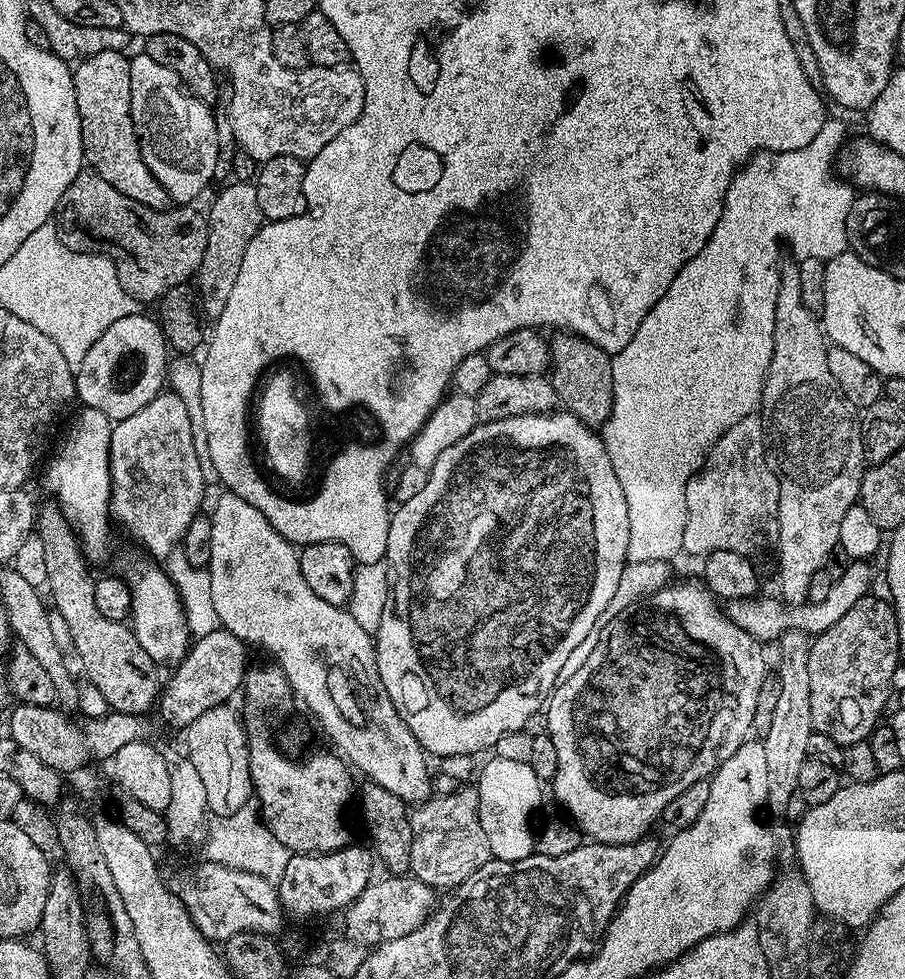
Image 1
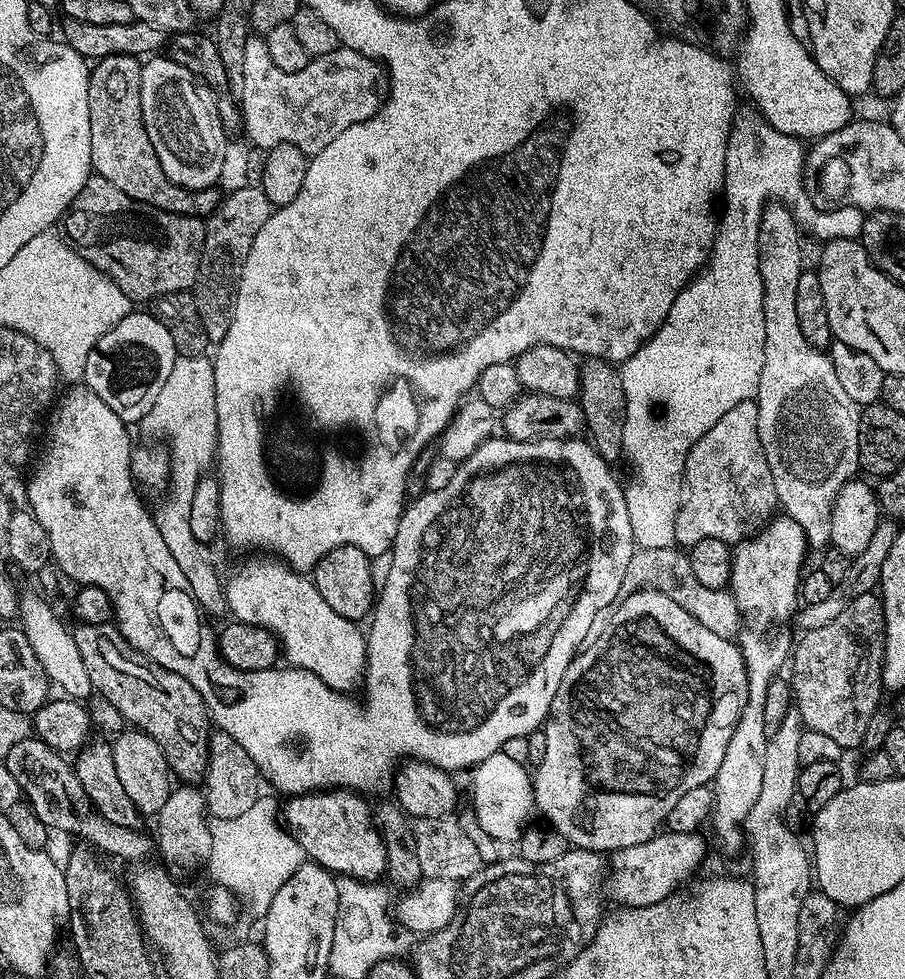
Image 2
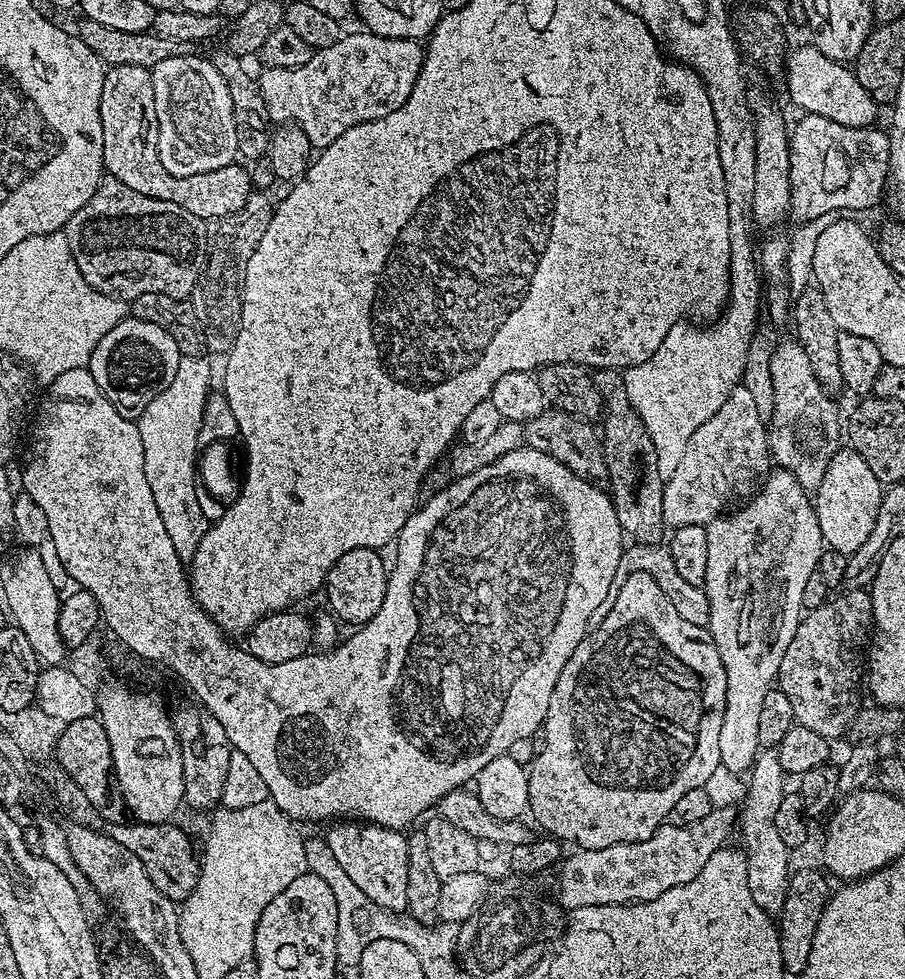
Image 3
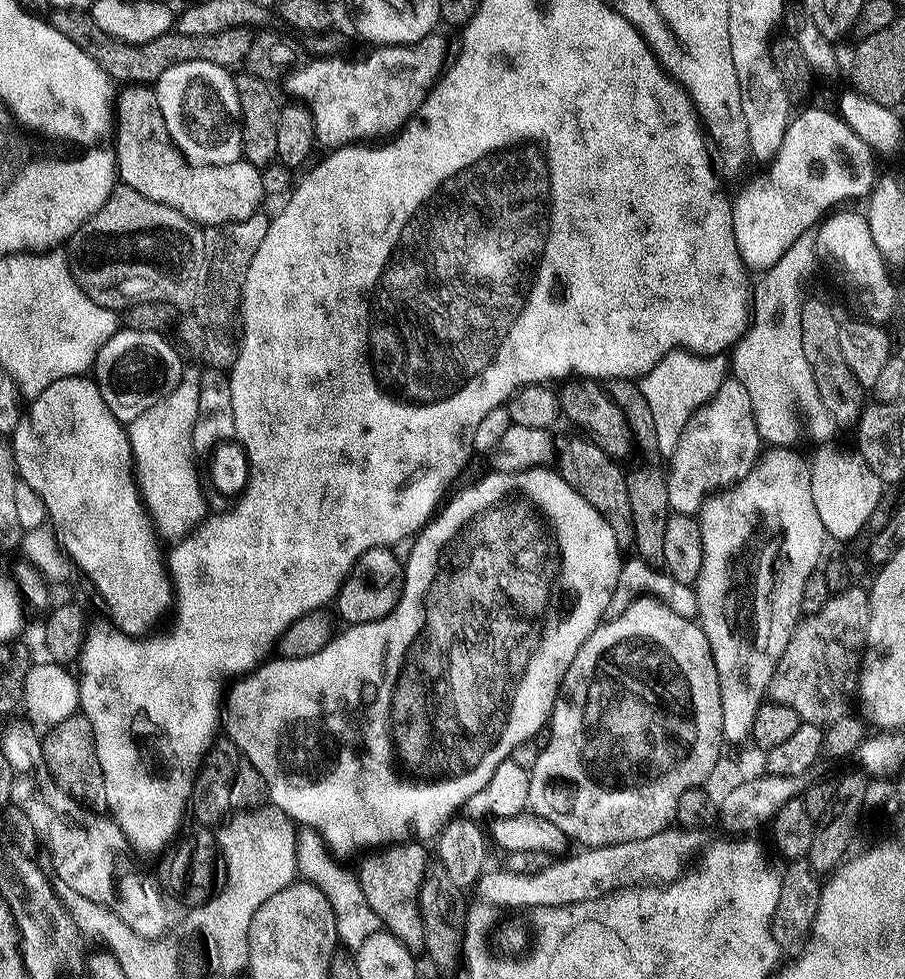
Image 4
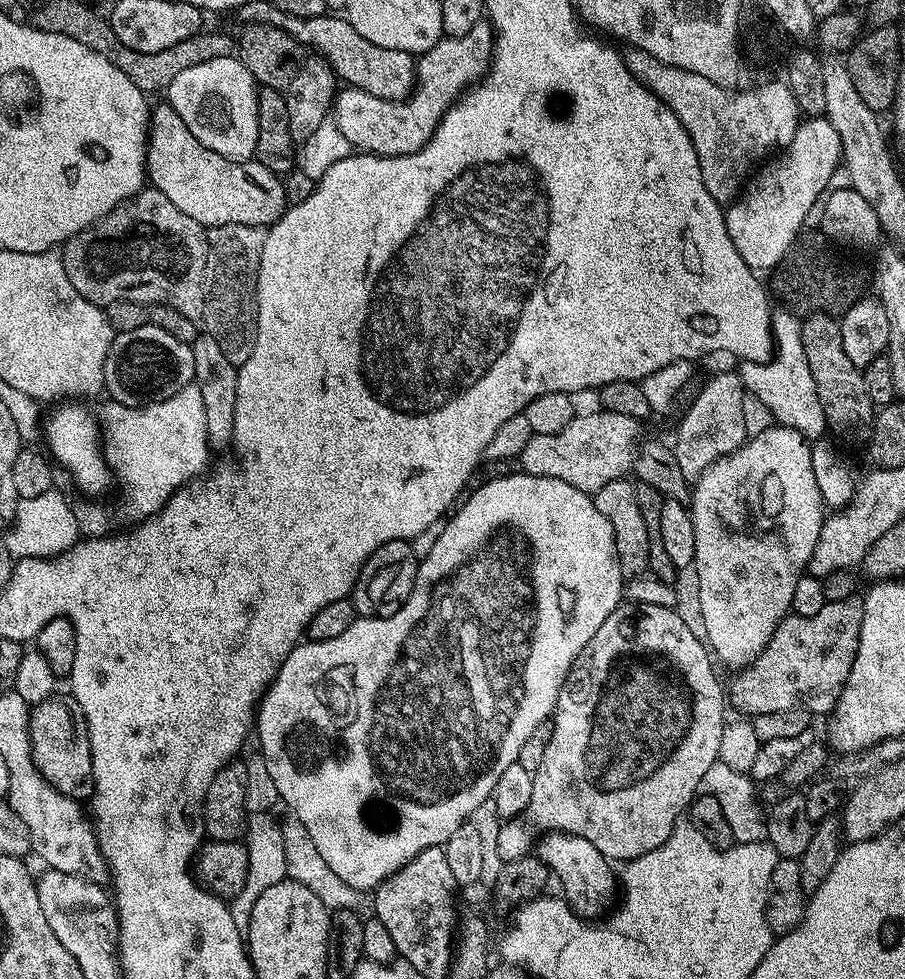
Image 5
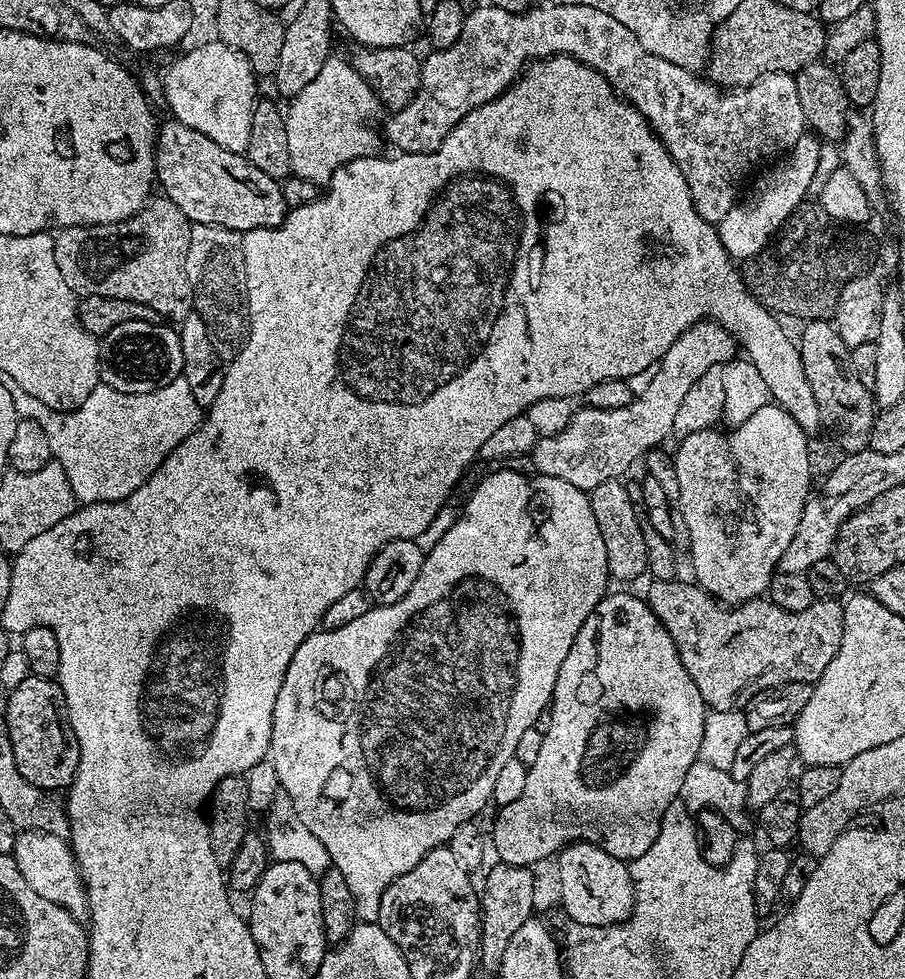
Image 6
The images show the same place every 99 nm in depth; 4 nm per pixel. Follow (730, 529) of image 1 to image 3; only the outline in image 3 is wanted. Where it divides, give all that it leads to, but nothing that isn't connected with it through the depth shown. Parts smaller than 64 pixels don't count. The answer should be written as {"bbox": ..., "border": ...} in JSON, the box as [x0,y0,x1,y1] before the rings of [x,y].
{"bbox":[662,386,774,530],"border":[[[743,386],[733,390],[730,398],[726,398],[722,410],[714,414],[714,418],[702,422],[702,426],[698,426],[698,430],[690,434],[686,449],[688,460],[680,459],[678,470],[674,470],[674,474],[667,476],[664,482],[662,514],[665,525],[672,530],[682,526],[706,526],[715,516],[725,515],[737,502],[747,501],[768,479],[774,464],[768,451],[766,420],[759,416],[753,395]]]}

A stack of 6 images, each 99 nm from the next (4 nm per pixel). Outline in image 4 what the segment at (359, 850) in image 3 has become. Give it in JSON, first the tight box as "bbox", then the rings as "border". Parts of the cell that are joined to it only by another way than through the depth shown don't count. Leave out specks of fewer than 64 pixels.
{"bbox":[358,842,430,950],"border":[[[405,842],[385,847],[375,854],[365,855],[363,857],[365,860],[360,864],[360,872],[358,871],[362,894],[366,894],[366,902],[370,902],[370,910],[378,914],[381,925],[387,931],[394,933],[406,947],[413,950],[419,949],[424,943],[424,923],[420,921],[420,887],[424,881],[424,871],[430,863],[430,857],[424,848],[427,847],[420,842]]]}

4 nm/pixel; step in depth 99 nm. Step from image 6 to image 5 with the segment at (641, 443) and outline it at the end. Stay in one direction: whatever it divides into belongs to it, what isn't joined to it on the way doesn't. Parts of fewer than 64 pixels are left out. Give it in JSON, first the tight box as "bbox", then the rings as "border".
{"bbox":[518,411,642,494],"border":[[[595,411],[573,415],[570,422],[554,434],[532,433],[526,446],[518,455],[518,462],[522,466],[521,471],[525,475],[534,477],[556,478],[589,494],[597,492],[606,482],[625,479],[633,471],[633,459],[637,455],[637,444],[642,436],[639,426],[636,425],[639,423],[634,422],[633,417],[621,412]]]}

